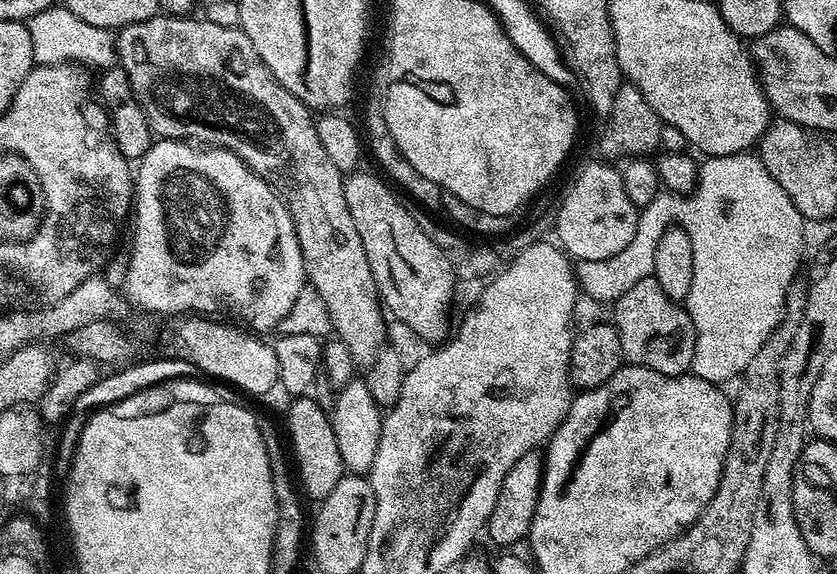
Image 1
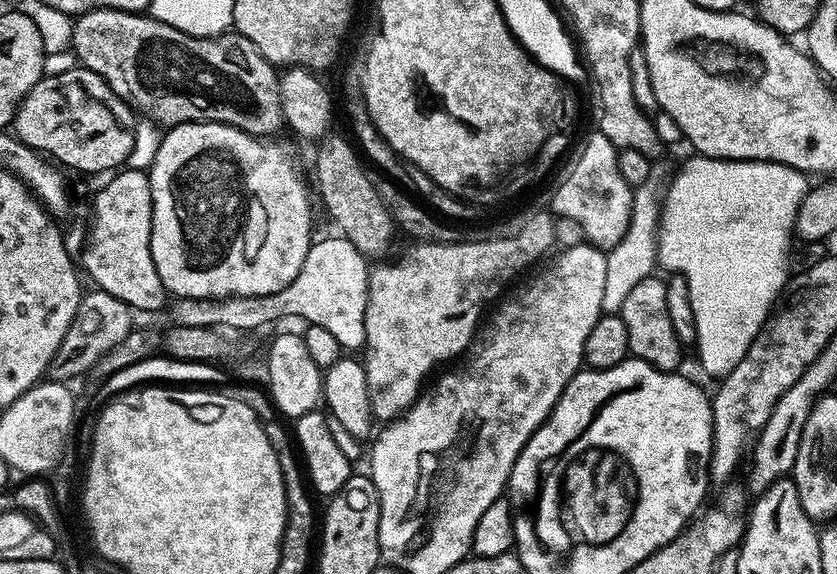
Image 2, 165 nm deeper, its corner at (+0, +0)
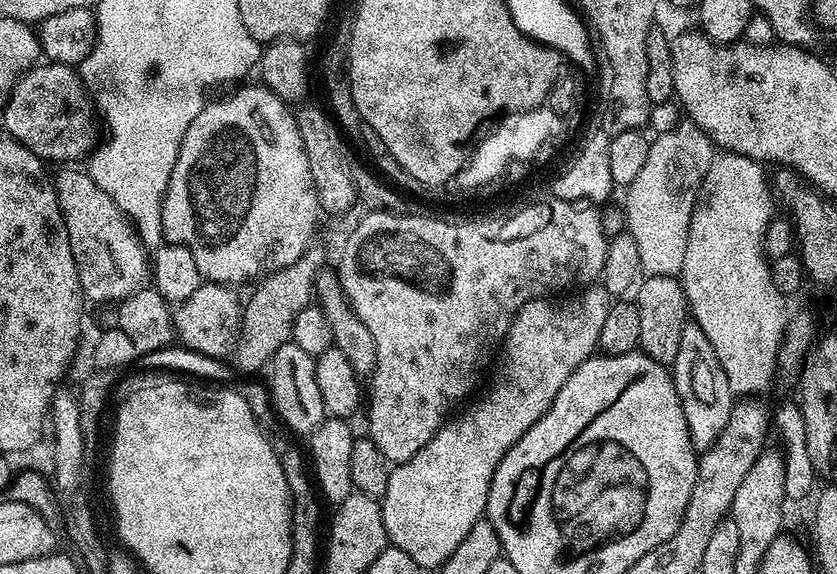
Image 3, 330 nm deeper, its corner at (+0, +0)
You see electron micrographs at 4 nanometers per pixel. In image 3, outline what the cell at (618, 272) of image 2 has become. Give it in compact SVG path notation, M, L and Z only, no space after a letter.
M681 122L671 132L661 132L652 140L646 166L638 178L626 186L624 216L628 219L631 243L638 246L642 265L649 276L677 275L685 260L692 209L706 170L714 159L712 140L691 122Z

